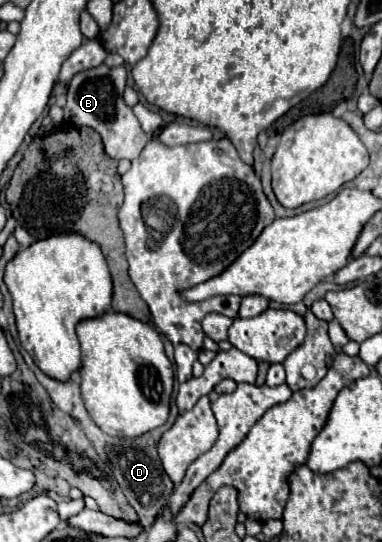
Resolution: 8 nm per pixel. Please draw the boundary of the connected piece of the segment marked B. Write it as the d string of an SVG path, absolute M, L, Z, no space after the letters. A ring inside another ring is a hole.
M104 63L86 71L76 73L68 83L68 101L64 107L64 119L74 125L86 125L94 129L112 159L136 159L150 137L142 131L136 115L124 103L122 93L126 87L128 73L124 67L106 67Z

